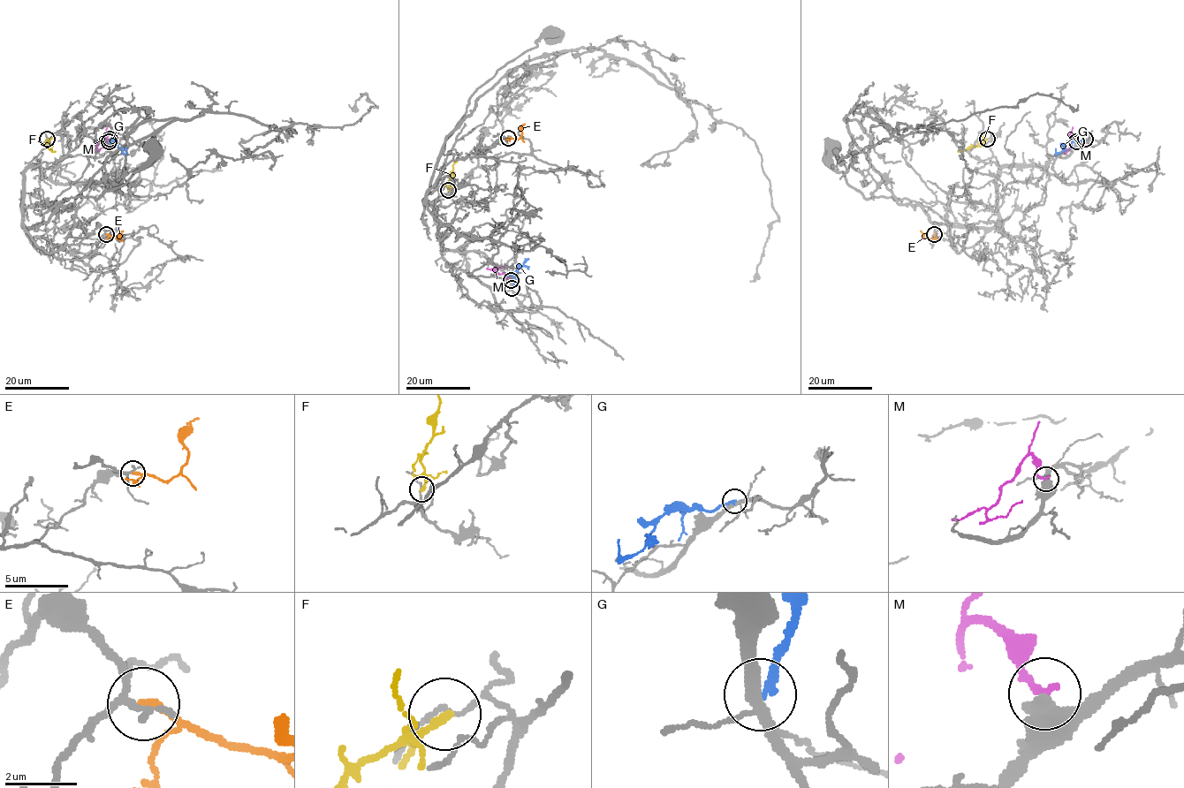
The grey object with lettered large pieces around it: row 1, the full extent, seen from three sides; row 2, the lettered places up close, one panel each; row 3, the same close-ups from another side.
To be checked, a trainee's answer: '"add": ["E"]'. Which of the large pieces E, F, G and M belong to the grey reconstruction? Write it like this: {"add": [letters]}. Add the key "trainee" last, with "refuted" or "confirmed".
{"add": ["E"], "trainee": "confirmed"}

